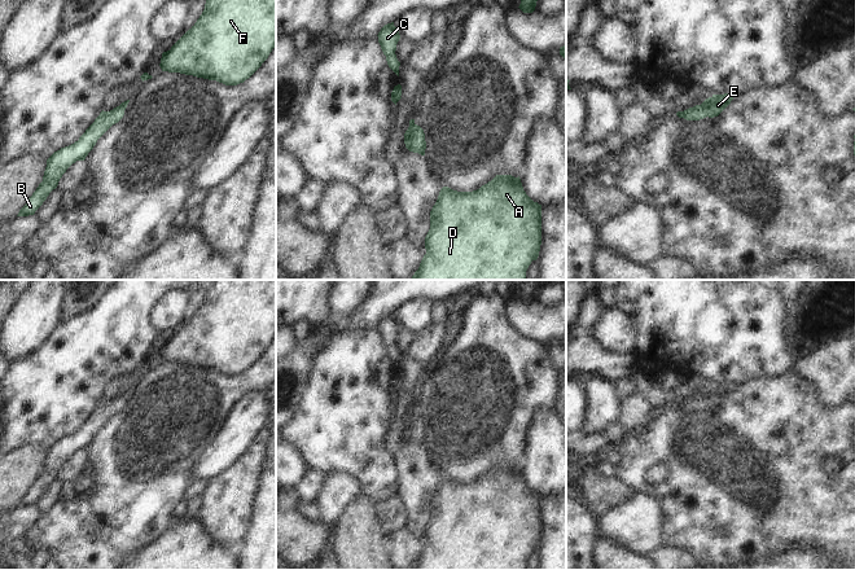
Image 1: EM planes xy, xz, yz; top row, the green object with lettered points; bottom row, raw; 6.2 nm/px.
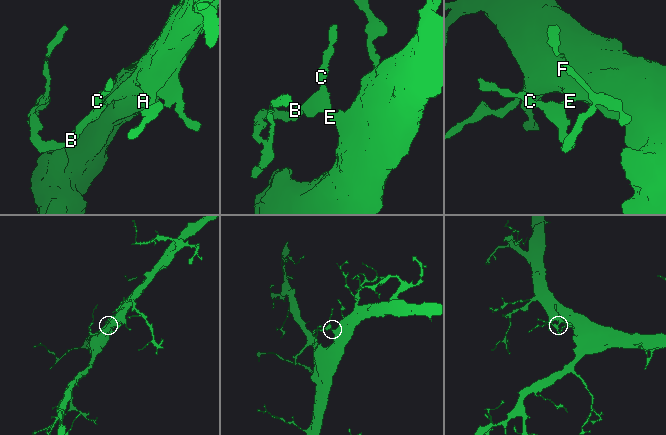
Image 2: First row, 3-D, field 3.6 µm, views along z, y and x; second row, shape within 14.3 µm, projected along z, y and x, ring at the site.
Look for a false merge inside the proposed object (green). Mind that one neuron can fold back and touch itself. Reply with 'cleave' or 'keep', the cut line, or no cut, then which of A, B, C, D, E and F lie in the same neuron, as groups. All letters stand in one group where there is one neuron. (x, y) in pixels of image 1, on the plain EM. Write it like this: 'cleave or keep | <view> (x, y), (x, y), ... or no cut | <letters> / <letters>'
keep | no cut | A B C D E F

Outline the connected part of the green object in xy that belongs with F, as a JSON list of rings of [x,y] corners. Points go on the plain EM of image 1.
[[[215,280],[197,312],[162,343],[161,359],[225,376],[249,369],[276,337],[276,280]]]

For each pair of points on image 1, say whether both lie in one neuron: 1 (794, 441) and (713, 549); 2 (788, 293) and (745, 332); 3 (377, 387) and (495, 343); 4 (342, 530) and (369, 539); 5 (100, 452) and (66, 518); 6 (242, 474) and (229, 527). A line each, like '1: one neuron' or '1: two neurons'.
1: one neuron
2: two neurons
3: two neurons
4: one neuron
5: one neuron
6: one neuron

